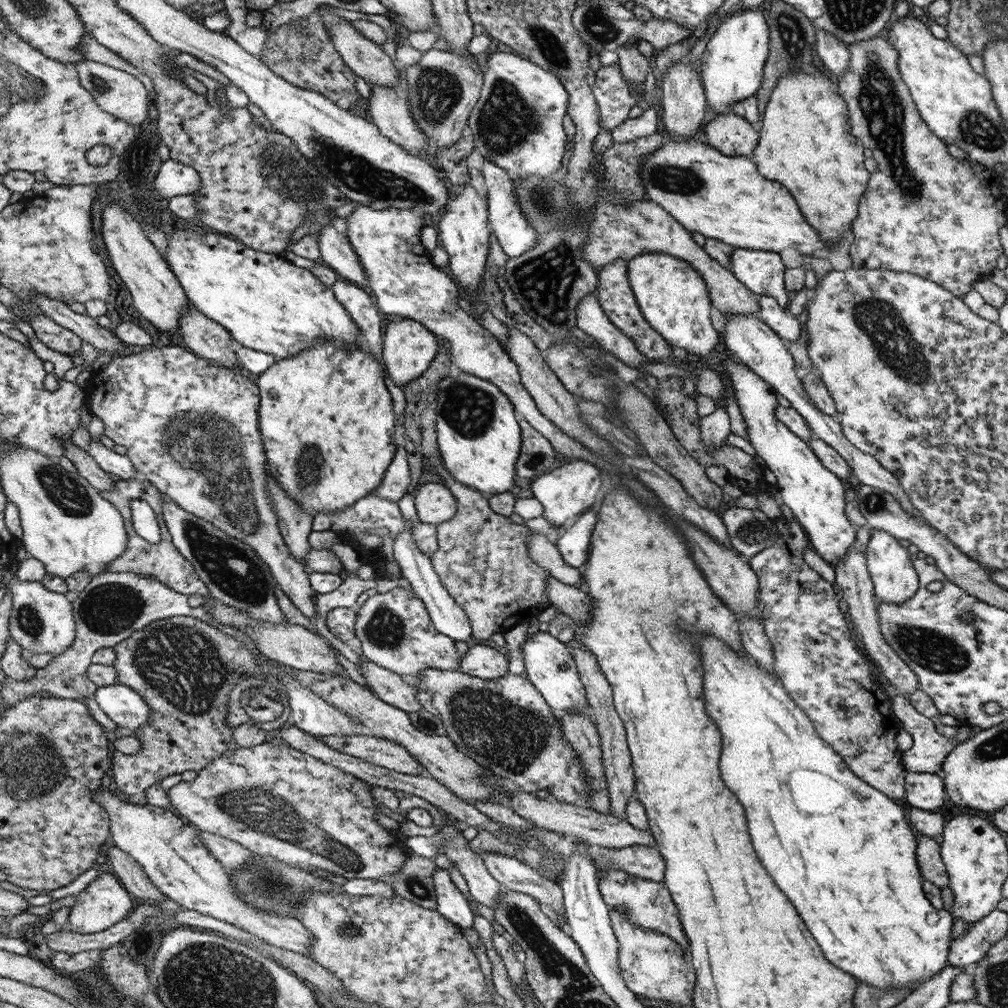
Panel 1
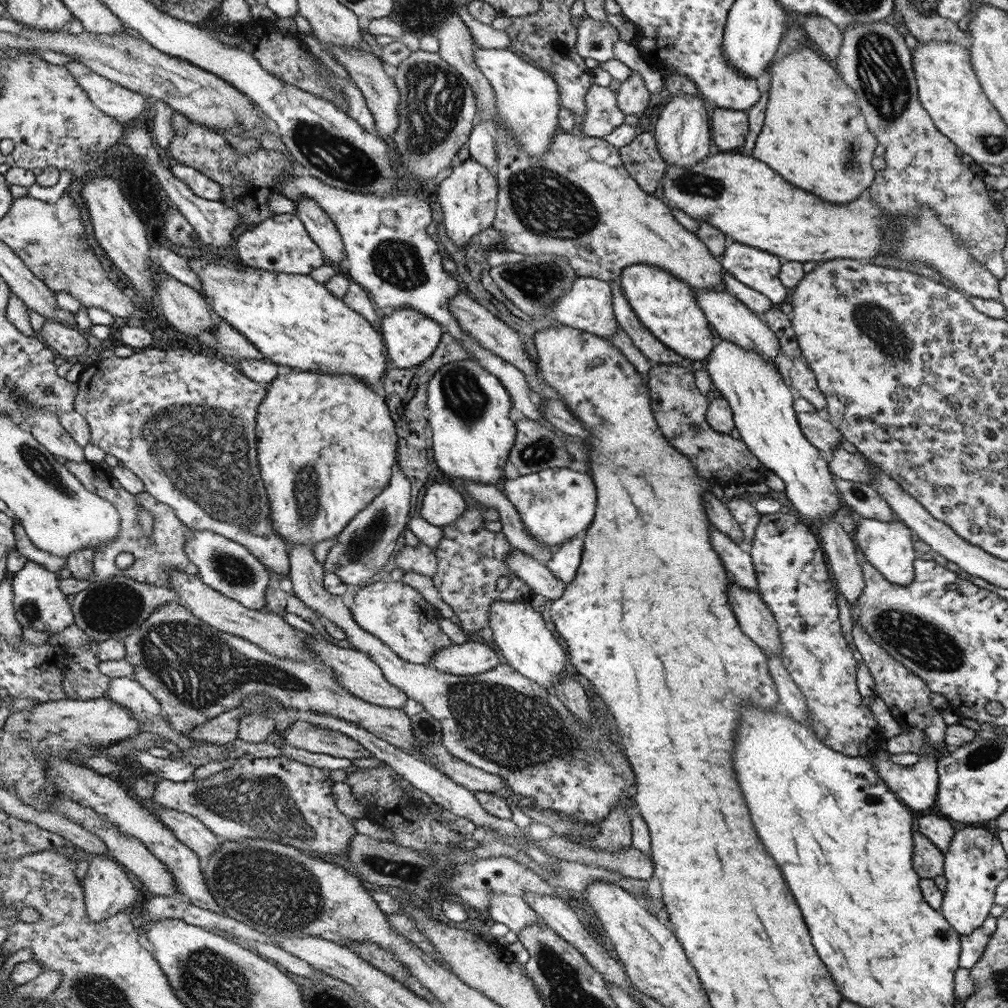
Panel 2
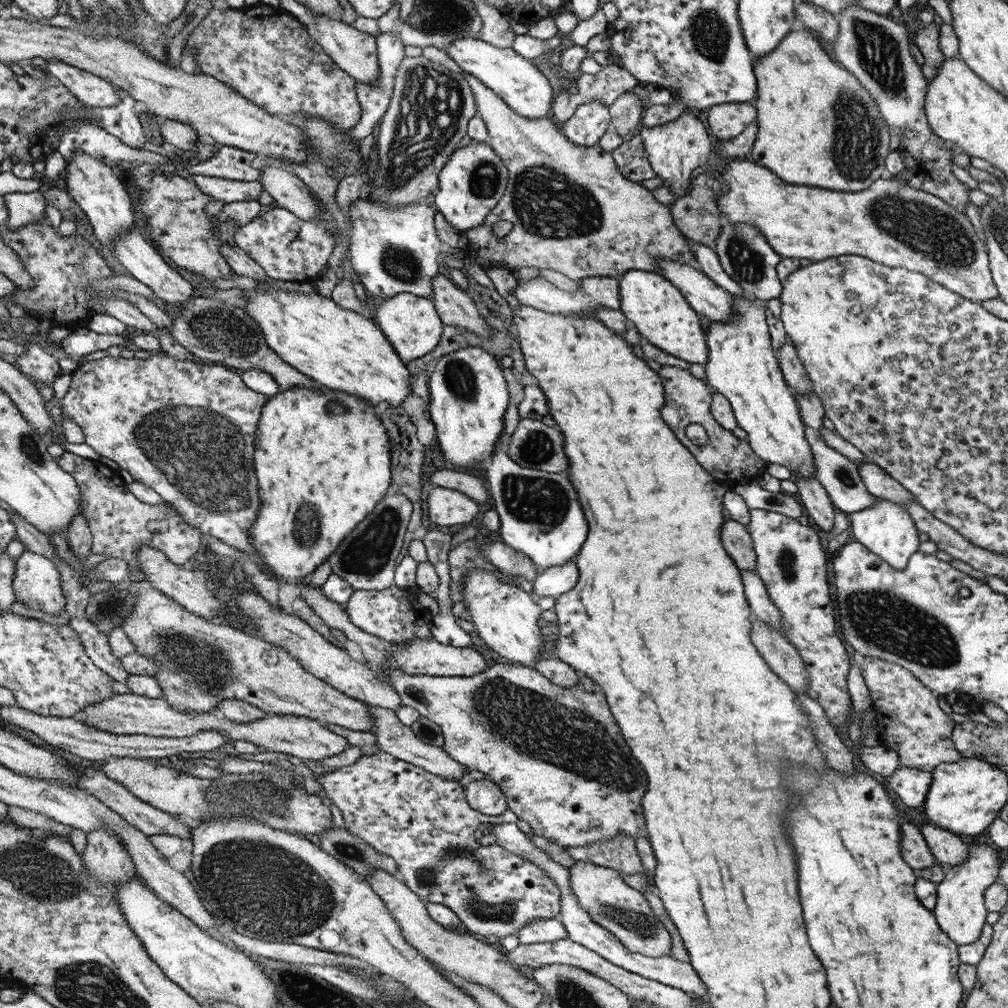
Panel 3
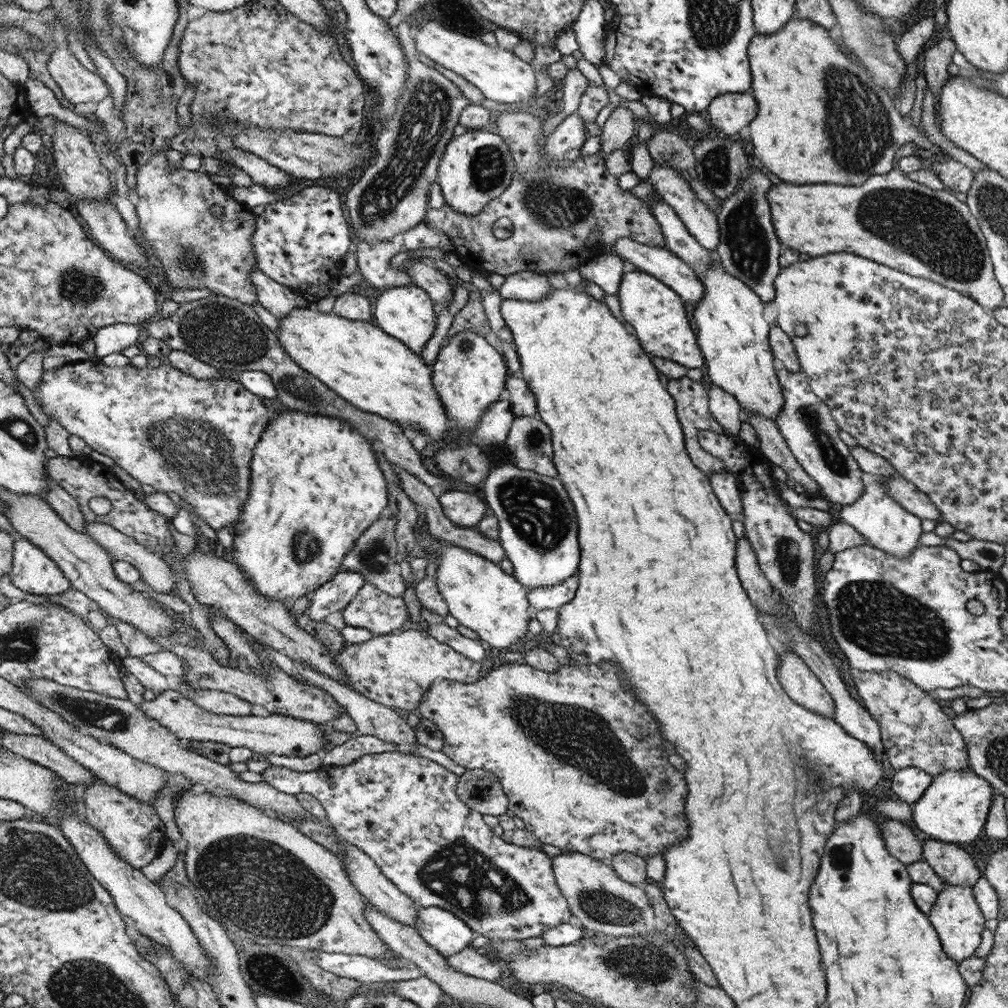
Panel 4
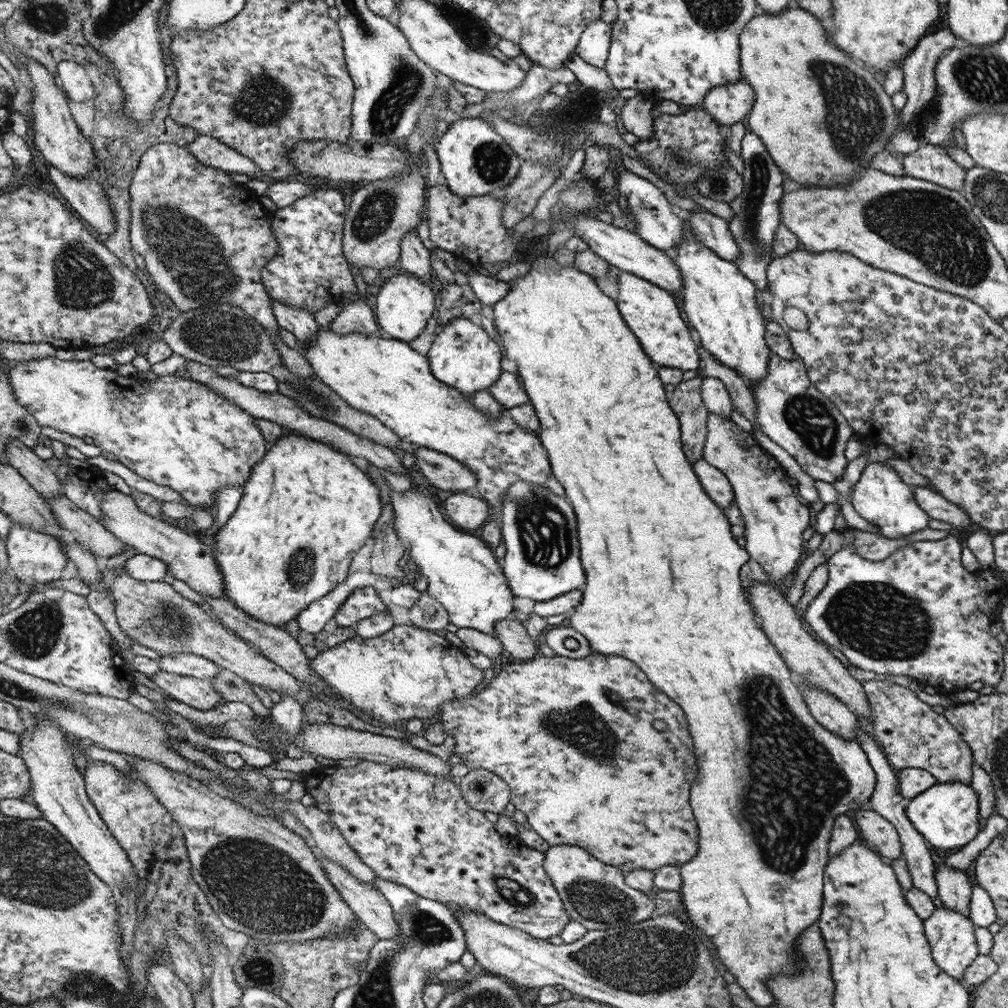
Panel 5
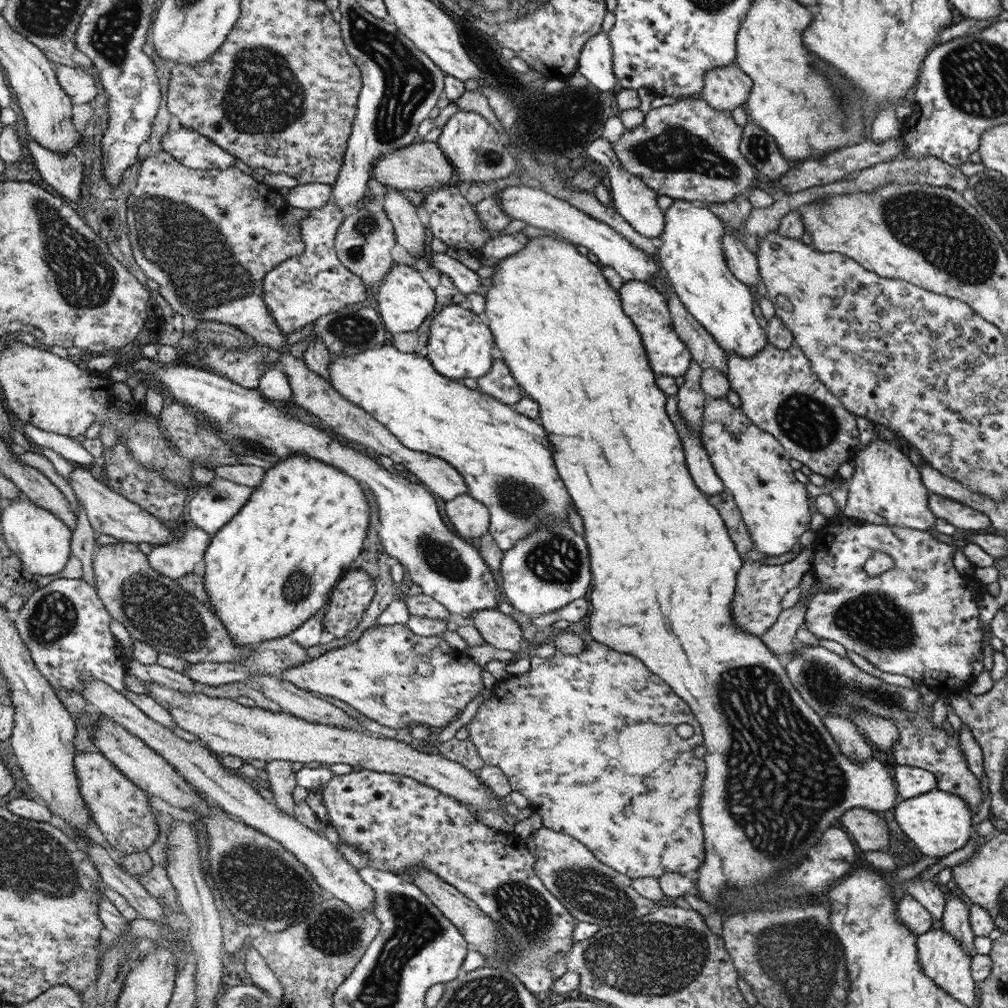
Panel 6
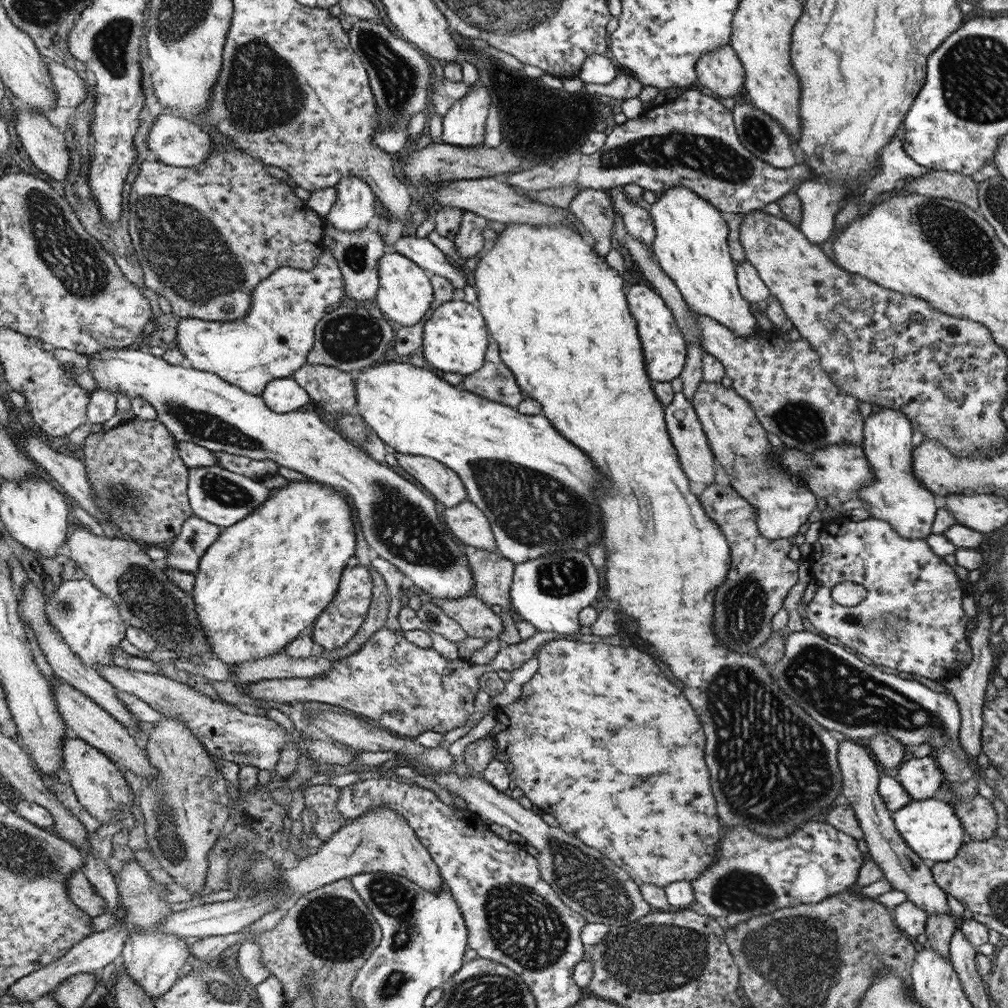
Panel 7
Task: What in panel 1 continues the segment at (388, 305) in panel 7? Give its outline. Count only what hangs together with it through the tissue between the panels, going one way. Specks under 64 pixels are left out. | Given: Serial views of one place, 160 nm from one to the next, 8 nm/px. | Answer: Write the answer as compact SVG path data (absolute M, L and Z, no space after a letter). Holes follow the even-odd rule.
M401 319L388 323L384 334L383 361L390 375L390 382L396 383L399 387L418 378L418 375L421 375L430 366L441 343L441 339L426 328L421 321L412 319Z

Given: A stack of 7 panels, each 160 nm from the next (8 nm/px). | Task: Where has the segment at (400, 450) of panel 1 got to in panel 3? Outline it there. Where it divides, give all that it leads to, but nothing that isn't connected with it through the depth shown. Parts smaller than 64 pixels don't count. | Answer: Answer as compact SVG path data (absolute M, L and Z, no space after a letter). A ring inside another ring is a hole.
M394 488L381 503L348 534L336 552L327 560L332 572L344 578L354 590L384 590L393 585L396 558L402 550L407 524L413 511L412 503Z

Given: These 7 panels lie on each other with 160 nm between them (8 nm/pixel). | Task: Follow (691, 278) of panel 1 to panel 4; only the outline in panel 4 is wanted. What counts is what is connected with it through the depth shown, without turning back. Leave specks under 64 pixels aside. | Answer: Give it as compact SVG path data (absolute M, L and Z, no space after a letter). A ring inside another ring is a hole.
M627 269L617 296L622 318L638 332L638 340L642 340L646 352L681 364L688 369L700 368L704 364L704 355L700 352L700 344L696 344L697 334L694 334L690 326L684 304L678 298L678 293L669 285L658 281L649 273Z

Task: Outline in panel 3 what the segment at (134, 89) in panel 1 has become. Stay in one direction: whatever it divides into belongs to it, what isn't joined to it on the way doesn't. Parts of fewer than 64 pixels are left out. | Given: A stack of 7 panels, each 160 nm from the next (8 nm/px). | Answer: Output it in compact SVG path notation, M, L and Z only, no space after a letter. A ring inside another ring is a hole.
M49 60L43 70L56 76L88 108L114 107L121 102L118 88L102 77L65 61Z

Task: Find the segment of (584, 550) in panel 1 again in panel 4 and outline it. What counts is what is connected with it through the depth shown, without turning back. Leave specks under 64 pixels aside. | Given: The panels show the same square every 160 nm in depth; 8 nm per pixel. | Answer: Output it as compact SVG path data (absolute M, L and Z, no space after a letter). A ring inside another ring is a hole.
M579 576L566 579L564 583L556 586L542 586L531 589L529 594L530 604L535 611L544 611L549 608L564 607L577 594L577 588L580 586Z

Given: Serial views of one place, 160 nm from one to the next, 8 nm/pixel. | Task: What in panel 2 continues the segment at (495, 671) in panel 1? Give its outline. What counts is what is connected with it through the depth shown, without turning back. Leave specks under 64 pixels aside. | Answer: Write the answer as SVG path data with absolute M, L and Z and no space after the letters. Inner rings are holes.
M467 642L446 648L434 656L434 664L428 666L455 676L472 676L484 674L501 664L501 656L492 644Z

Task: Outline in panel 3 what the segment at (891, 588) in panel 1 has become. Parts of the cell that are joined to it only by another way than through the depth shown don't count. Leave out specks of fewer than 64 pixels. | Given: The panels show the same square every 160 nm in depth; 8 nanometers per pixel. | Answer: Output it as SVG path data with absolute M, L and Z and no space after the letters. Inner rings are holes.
M878 499L868 508L847 515L847 518L851 538L866 546L870 552L880 556L896 570L904 570L910 556L919 551L918 546L921 543L918 539L919 530L915 527L909 512L893 501Z

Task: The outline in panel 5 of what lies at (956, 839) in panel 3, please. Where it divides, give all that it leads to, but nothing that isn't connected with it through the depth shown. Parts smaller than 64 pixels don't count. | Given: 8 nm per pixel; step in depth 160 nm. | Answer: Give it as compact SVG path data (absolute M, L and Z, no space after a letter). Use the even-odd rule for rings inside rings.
M944 861L940 863L940 867L935 870L939 895L937 902L969 918L969 904L973 890L970 876L965 870L952 869L945 865Z

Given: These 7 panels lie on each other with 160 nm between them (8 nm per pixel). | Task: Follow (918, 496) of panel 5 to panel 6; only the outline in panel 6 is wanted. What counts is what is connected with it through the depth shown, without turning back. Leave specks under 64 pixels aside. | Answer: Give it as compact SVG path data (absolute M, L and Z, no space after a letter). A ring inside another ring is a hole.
M930 493L929 507L937 518L944 518L955 528L977 531L991 526L986 513L936 493Z

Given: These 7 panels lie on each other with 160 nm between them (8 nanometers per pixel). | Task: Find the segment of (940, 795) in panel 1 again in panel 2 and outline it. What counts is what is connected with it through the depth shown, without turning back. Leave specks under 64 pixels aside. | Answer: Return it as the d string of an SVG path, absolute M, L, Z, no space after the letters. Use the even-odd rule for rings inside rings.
M880 751L874 756L872 763L875 772L879 774L887 787L911 810L926 810L937 801L939 774L937 760L930 754L922 752L920 762L912 766L900 766L890 763L890 755L887 751Z

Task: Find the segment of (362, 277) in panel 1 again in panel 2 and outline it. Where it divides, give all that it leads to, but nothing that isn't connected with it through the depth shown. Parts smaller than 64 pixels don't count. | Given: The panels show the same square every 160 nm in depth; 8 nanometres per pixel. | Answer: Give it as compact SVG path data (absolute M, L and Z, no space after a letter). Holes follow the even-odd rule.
M310 198L295 204L295 216L303 221L309 235L321 247L322 252L325 252L329 264L339 272L345 272L347 263L342 253L345 246L334 221Z

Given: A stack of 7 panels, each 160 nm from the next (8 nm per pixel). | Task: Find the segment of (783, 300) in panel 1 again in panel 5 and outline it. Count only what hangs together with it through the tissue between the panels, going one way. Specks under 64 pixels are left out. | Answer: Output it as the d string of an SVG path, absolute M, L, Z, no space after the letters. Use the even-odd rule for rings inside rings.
M749 132L742 138L741 157L745 166L743 175L745 187L740 197L728 203L730 210L734 212L734 216L728 220L729 229L741 252L741 256L733 264L761 291L768 284L767 270L774 256L774 253L768 251L773 246L773 238L782 219L779 208L784 196L782 172L768 154L762 140Z

